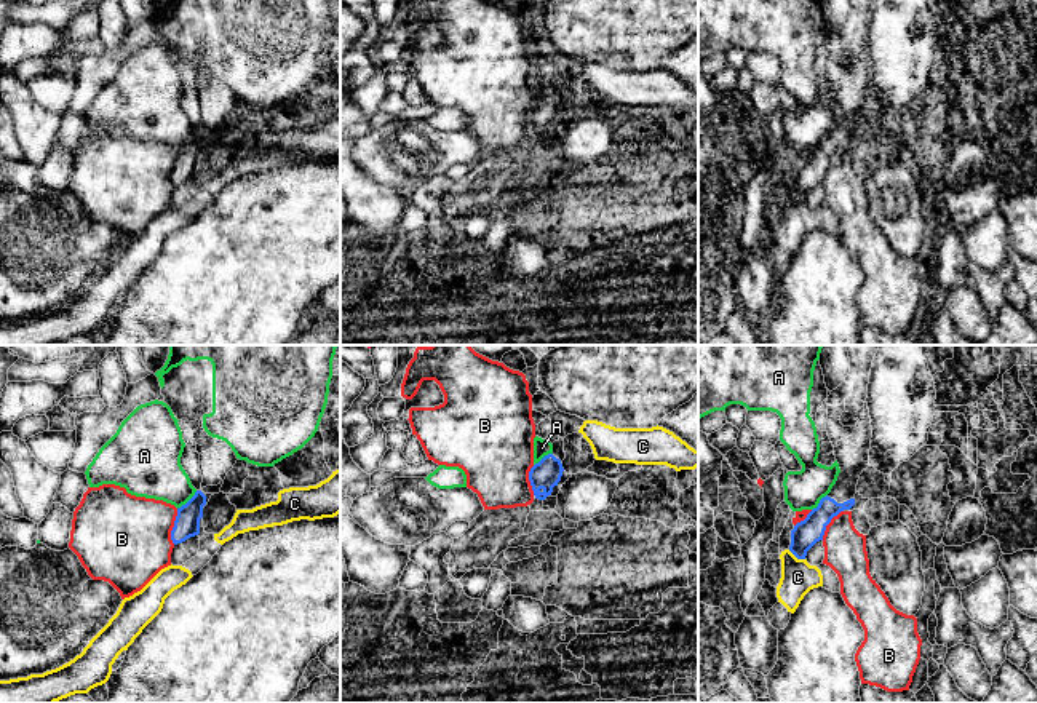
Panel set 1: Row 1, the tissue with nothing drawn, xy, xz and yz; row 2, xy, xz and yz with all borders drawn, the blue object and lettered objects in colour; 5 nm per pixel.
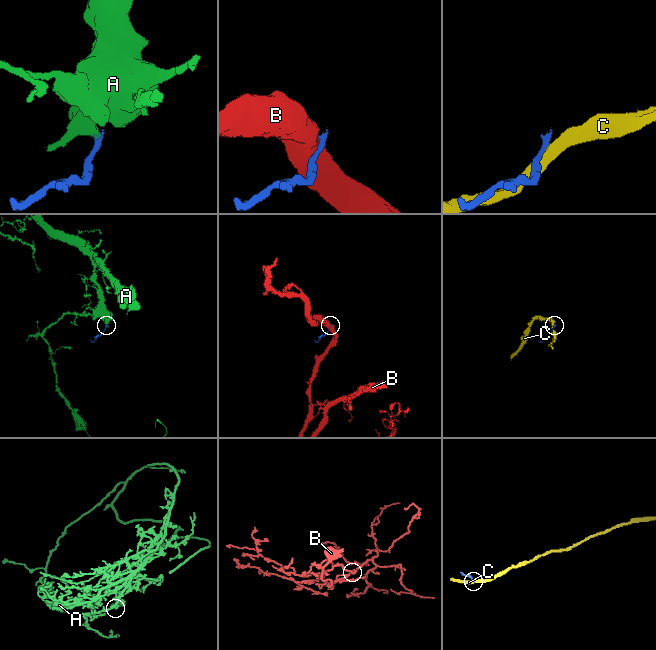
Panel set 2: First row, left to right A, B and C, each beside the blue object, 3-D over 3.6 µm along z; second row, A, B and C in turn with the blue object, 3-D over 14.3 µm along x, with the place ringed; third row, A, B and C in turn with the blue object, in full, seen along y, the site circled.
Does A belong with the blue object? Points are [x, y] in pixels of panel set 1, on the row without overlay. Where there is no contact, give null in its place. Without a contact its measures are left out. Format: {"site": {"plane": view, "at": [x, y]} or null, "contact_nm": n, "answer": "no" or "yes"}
{"site": {"plane": "xy", "at": [189, 142]}, "contact_nm": 140, "answer": "no"}

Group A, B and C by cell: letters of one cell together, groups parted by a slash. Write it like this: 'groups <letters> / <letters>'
groups A / B / C

